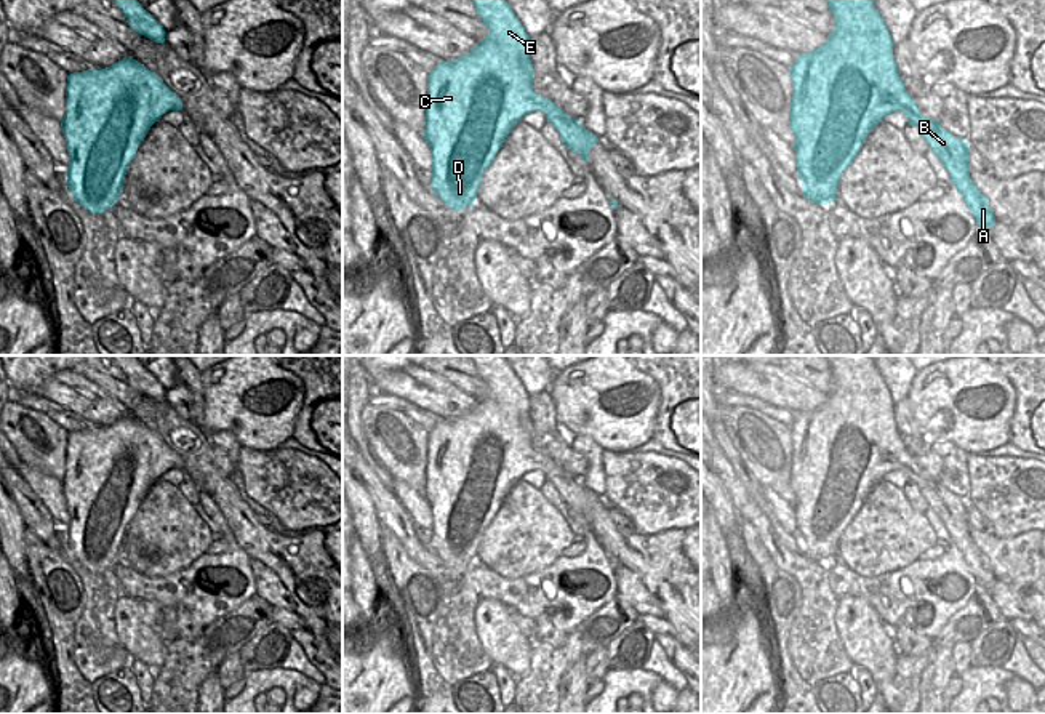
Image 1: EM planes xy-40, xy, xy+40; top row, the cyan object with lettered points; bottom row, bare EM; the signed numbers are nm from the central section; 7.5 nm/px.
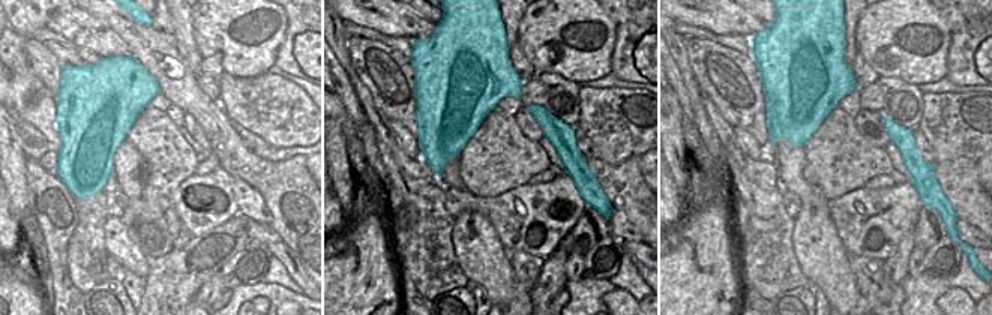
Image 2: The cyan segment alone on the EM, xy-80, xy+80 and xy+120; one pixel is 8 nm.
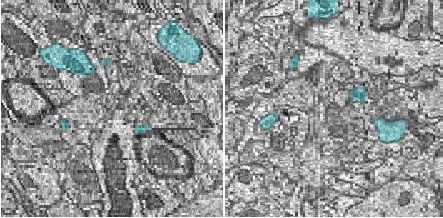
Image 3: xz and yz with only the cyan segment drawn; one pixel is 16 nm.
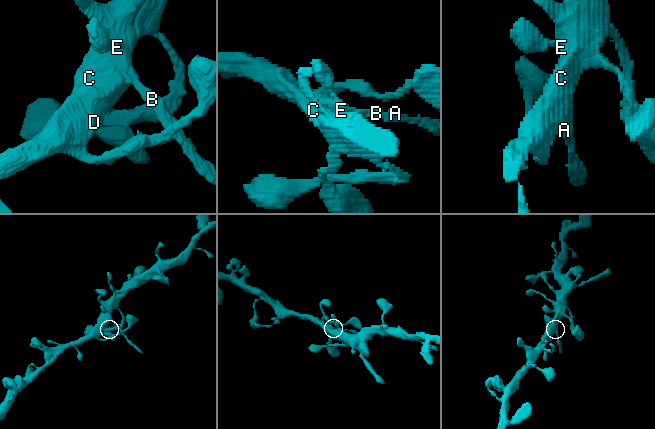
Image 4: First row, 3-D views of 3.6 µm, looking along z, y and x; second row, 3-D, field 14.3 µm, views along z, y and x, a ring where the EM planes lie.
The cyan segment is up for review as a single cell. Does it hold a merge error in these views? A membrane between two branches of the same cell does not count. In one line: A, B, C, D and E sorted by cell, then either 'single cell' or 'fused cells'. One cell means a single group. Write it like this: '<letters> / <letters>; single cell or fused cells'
A B / C D E; fused cells

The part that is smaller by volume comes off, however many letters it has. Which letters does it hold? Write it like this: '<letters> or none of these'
A, B

